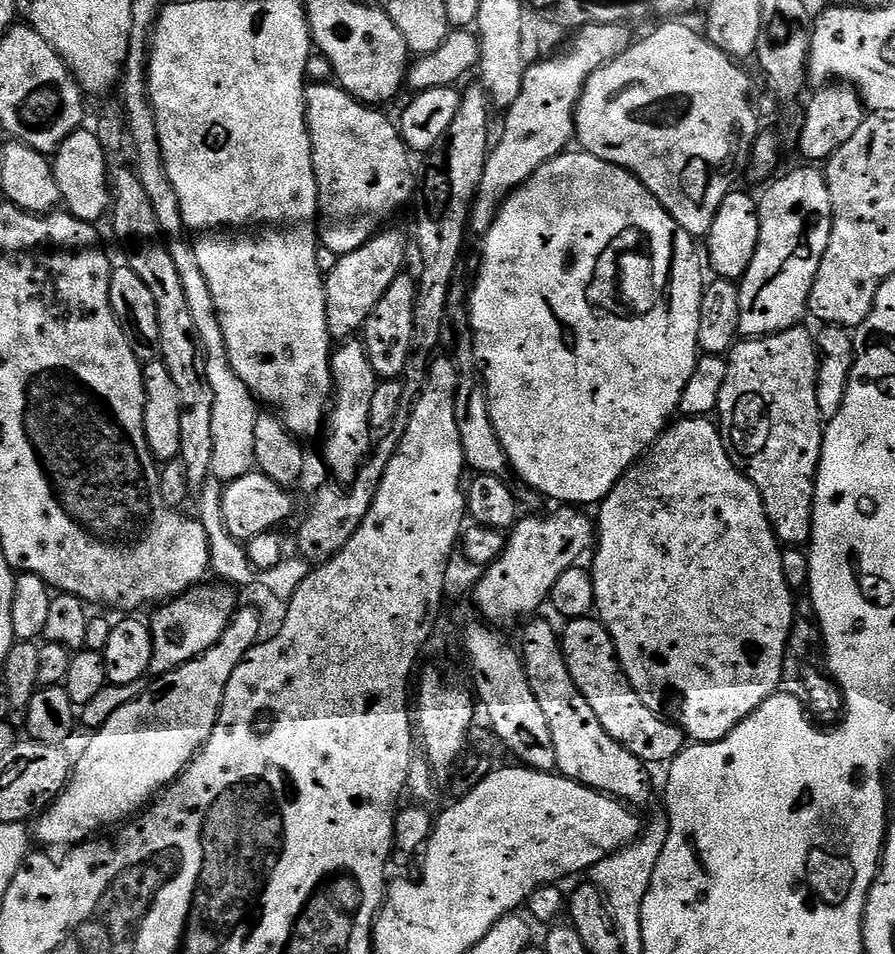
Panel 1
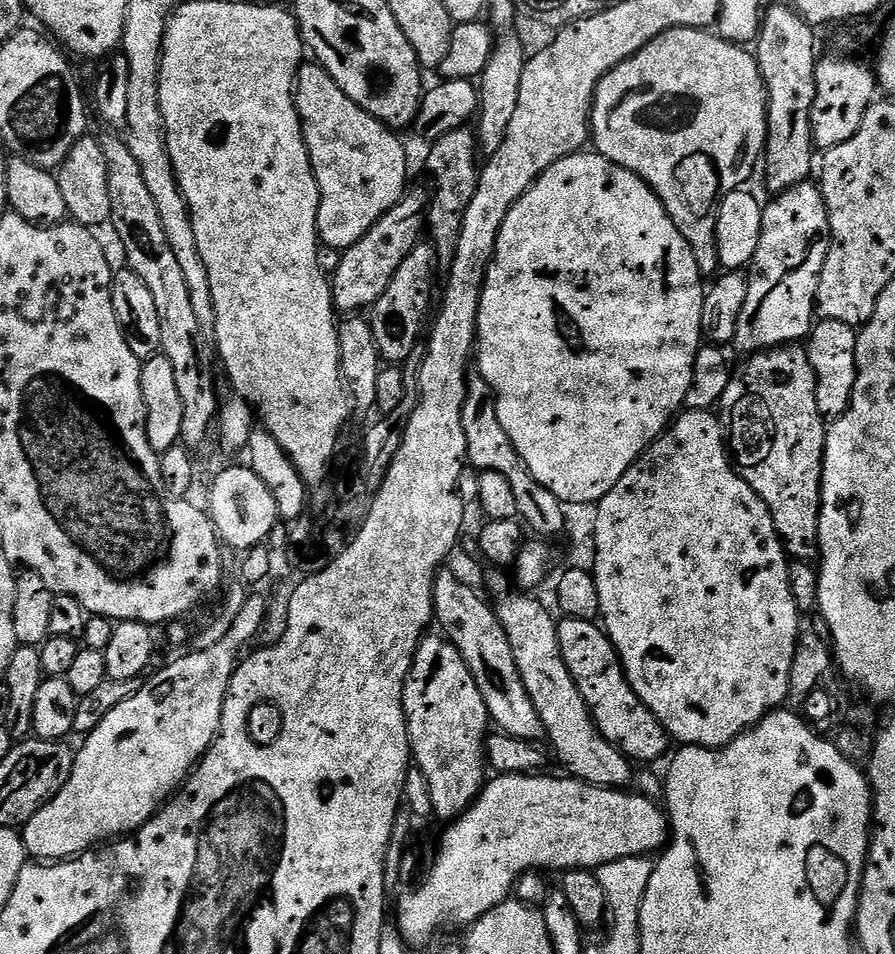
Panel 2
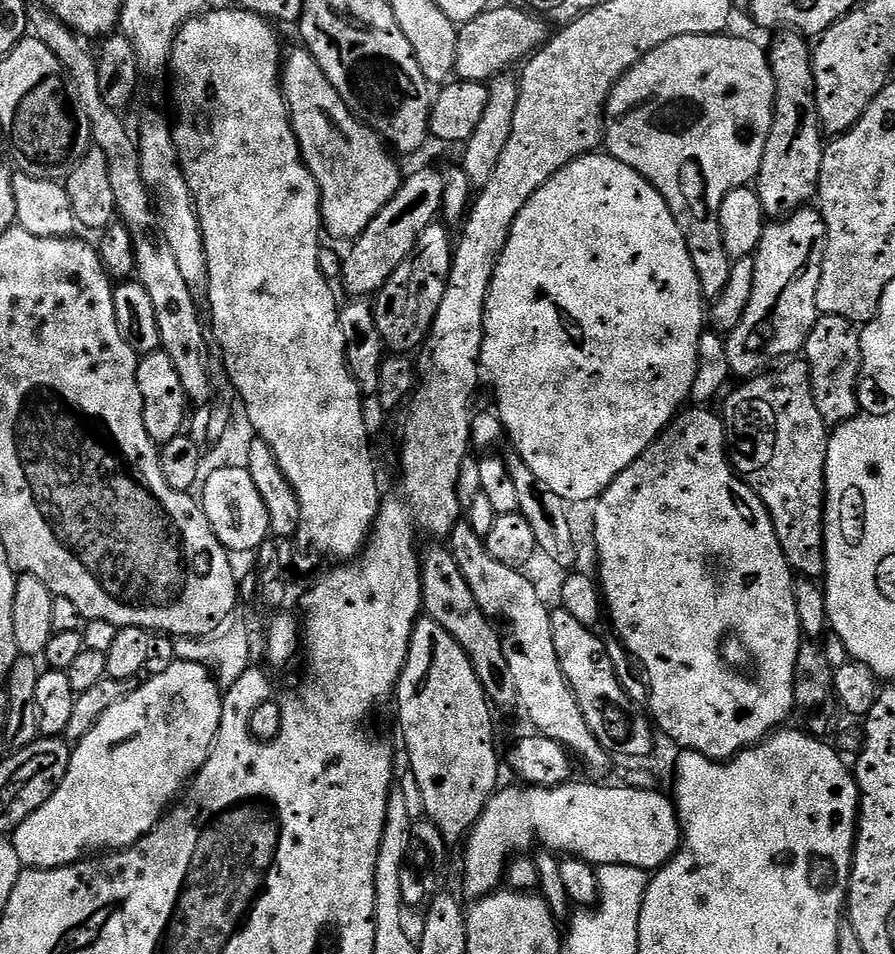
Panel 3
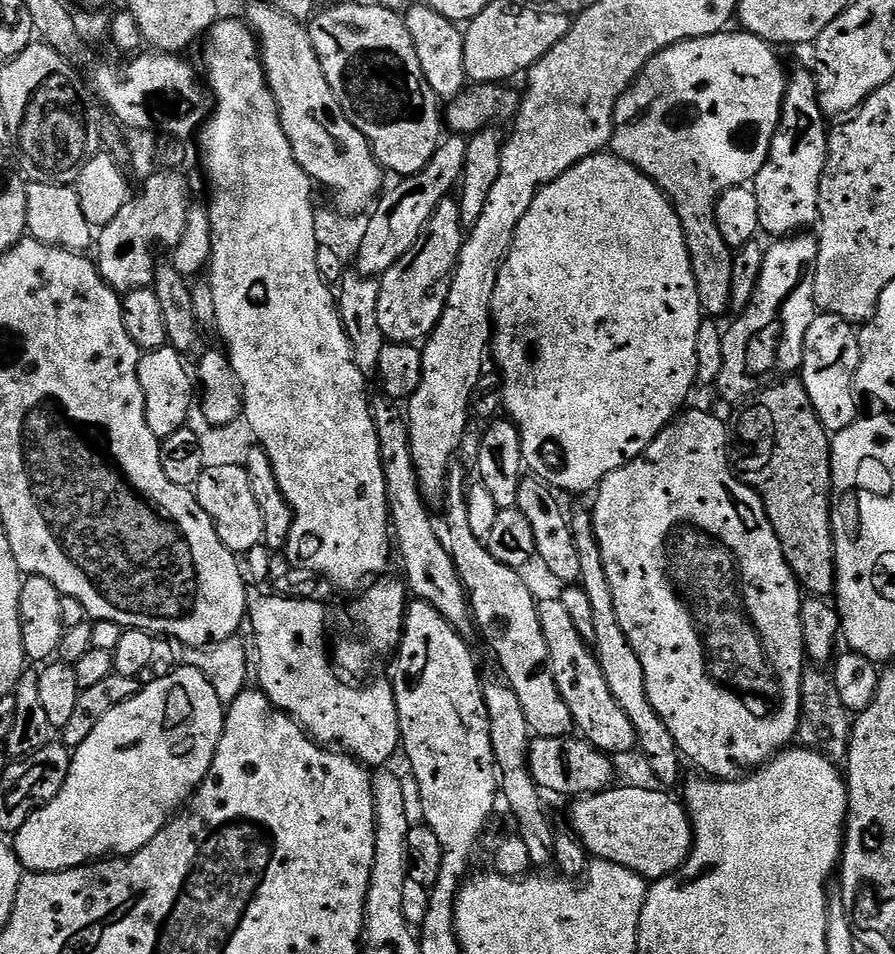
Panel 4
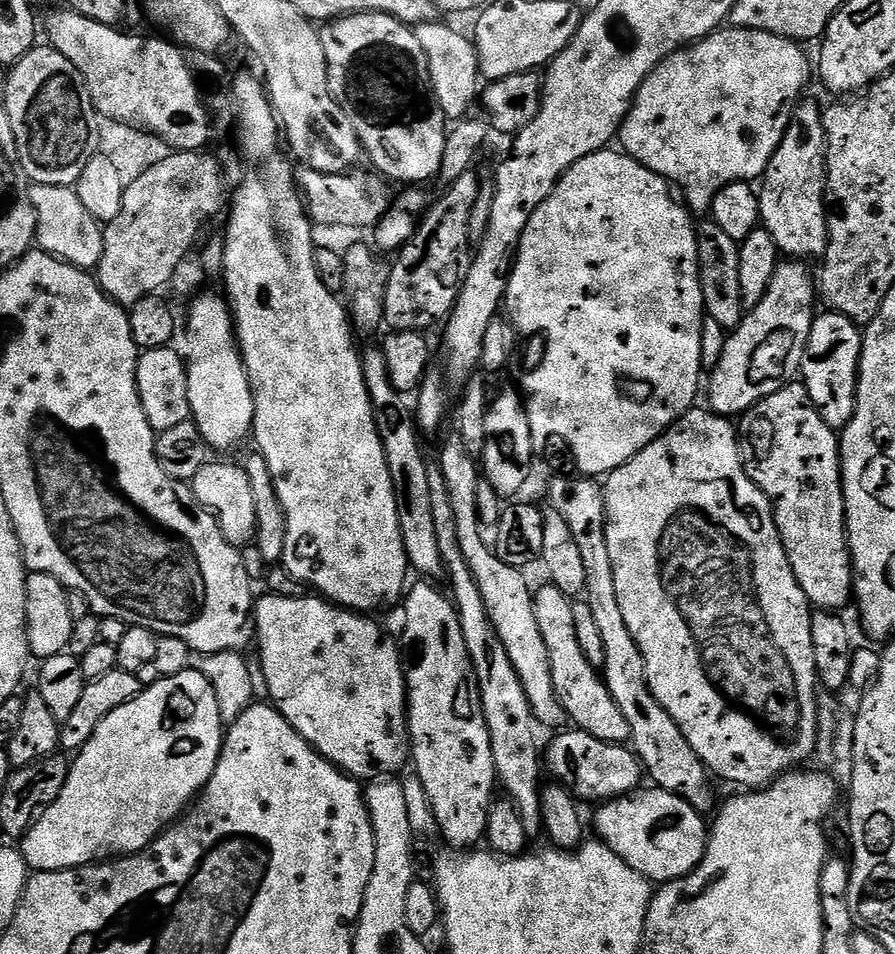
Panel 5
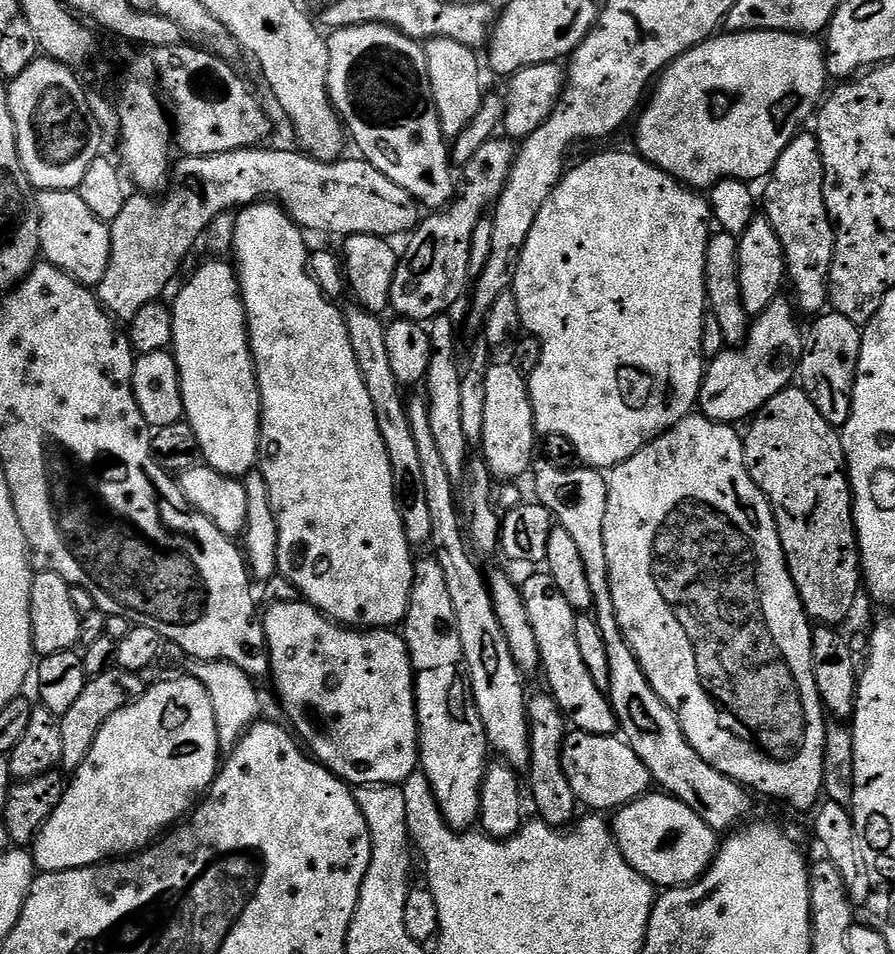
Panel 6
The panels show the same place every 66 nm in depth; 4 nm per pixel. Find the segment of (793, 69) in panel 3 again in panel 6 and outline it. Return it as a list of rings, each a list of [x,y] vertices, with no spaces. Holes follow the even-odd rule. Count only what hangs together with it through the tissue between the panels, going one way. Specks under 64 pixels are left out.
[[[801,131],[799,136],[792,139],[790,146],[782,150],[767,184],[764,200],[762,196],[762,212],[770,226],[774,226],[778,242],[782,242],[786,276],[790,288],[792,284],[796,291],[795,307],[801,313],[823,313],[828,304],[828,275],[834,258],[836,229],[824,201],[824,167],[820,143],[811,131]]]

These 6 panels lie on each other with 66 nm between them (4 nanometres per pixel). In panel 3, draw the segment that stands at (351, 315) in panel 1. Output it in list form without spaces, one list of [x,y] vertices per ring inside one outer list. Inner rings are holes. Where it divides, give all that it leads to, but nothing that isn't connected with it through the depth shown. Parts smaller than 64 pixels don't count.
[[[420,168],[403,177],[400,189],[378,210],[378,214],[362,230],[362,234],[351,241],[352,248],[342,260],[342,285],[352,298],[372,298],[386,286],[390,274],[402,266],[406,254],[414,250],[414,242],[426,226],[430,226],[441,215],[444,172],[436,168]]]

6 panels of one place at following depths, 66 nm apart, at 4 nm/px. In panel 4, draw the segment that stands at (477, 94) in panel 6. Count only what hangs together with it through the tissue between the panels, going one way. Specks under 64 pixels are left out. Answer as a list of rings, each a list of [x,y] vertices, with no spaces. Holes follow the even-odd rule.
[[[416,2],[416,5],[410,8],[403,13],[404,25],[406,30],[410,30],[410,42],[414,42],[414,50],[418,50],[418,62],[422,62],[422,74],[426,74],[426,82],[430,82],[430,90],[434,90],[434,94],[440,97],[441,101],[453,100],[469,83],[464,61],[464,33],[461,25],[438,14],[438,10],[422,2]]]

